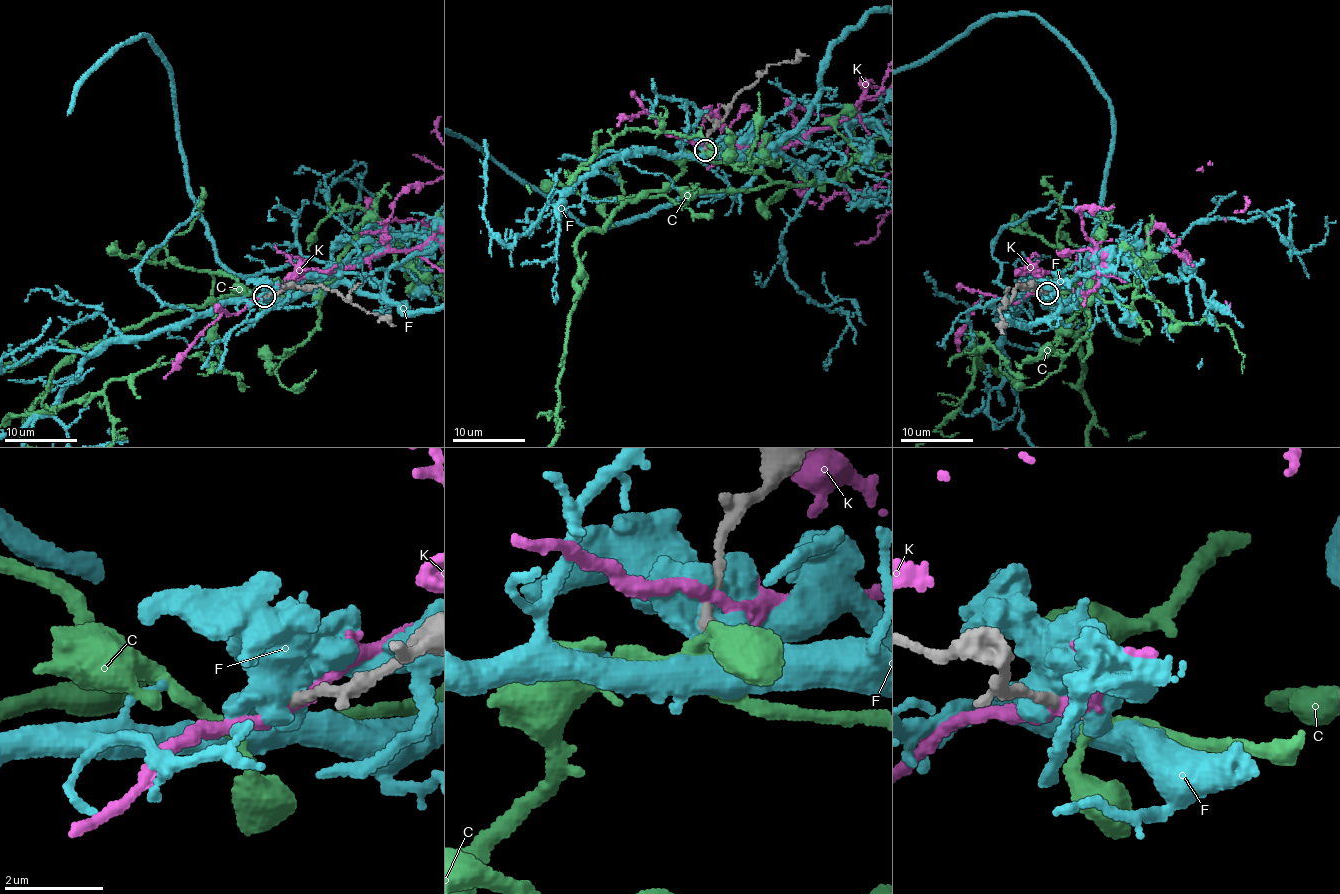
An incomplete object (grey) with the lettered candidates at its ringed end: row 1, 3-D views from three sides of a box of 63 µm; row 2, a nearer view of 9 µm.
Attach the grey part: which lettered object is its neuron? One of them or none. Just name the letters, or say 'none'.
C

